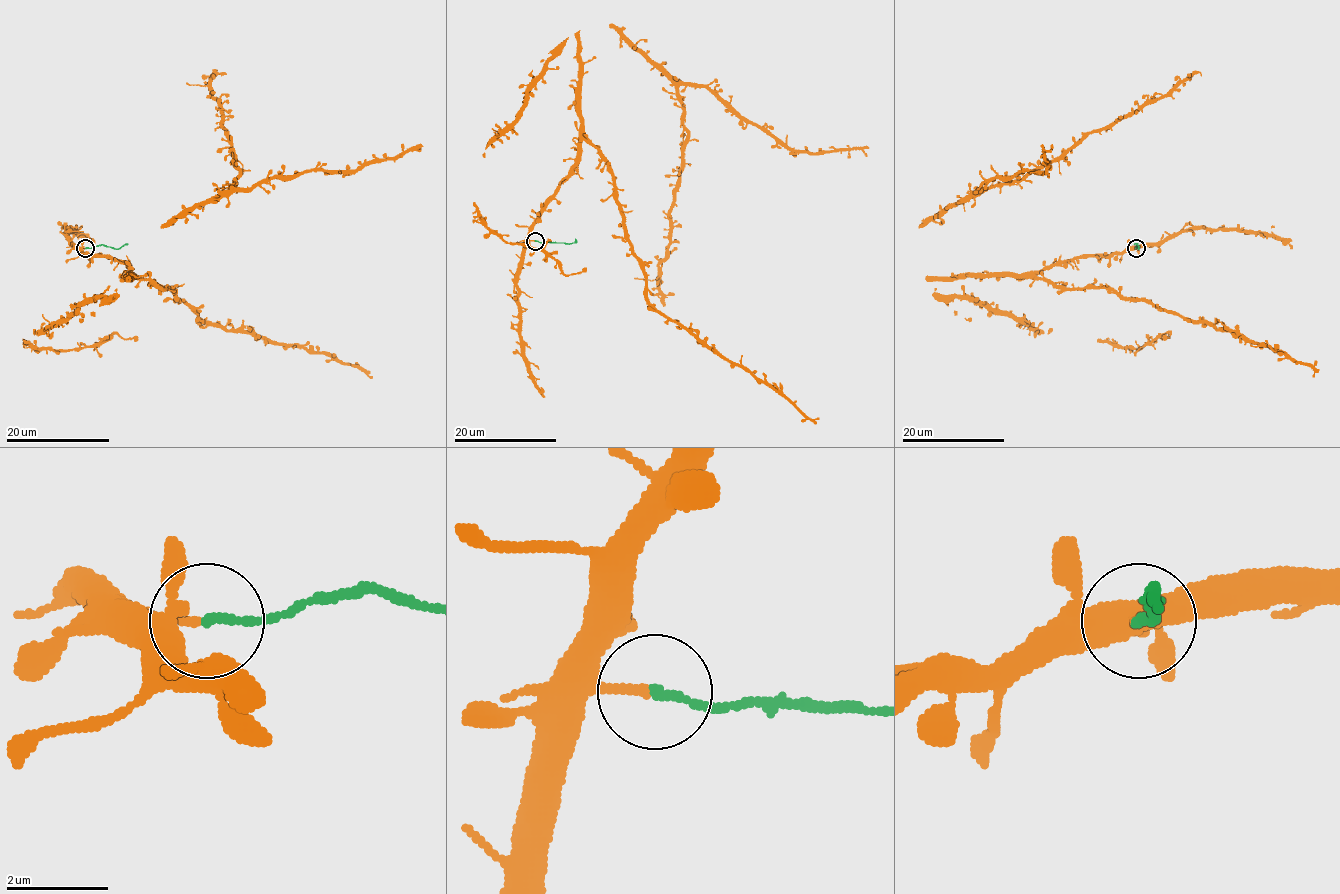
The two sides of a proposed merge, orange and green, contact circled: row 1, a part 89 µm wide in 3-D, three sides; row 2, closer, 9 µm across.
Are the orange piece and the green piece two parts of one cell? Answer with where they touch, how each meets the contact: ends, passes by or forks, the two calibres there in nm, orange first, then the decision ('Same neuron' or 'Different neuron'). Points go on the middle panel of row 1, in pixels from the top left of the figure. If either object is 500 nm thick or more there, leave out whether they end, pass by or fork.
Place: (535, 241). At the ring orange ends. At the ring green ends. Thickness 170 nm (orange) against 180 nm. Different neuron

